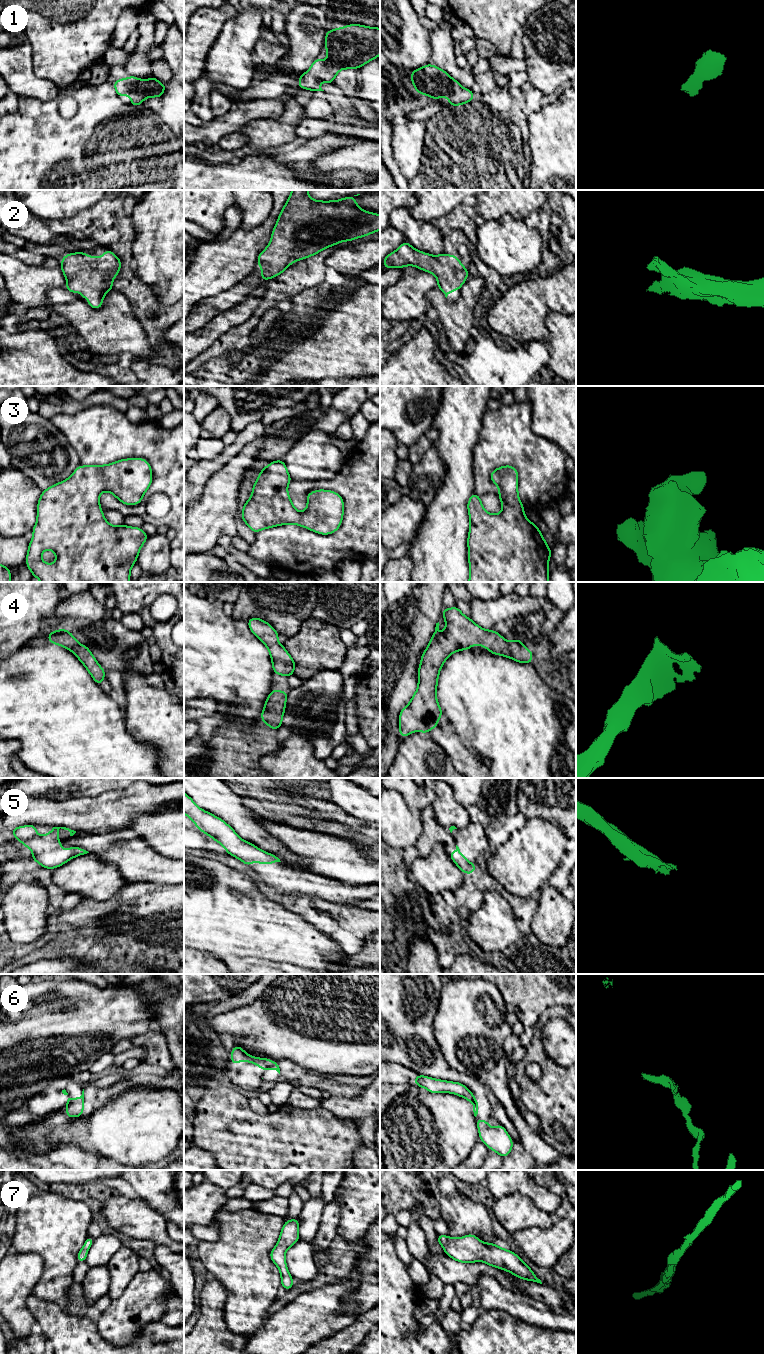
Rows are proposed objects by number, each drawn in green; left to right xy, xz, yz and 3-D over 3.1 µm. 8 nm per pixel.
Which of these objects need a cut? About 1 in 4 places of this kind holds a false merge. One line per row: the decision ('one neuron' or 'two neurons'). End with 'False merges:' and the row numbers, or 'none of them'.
1: one neuron
2: one neuron
3: one neuron
4: one neuron
5: one neuron
6: two neurons
7: one neuron
False merges: 6

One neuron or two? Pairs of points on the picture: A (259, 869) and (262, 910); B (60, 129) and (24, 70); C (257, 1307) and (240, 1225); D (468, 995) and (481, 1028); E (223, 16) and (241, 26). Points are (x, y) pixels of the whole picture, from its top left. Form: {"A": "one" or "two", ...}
{"A": "two", "B": "two", "C": "one", "D": "one", "E": "two"}

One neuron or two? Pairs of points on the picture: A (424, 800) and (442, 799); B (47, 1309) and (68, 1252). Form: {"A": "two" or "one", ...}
{"A": "two", "B": "two"}

